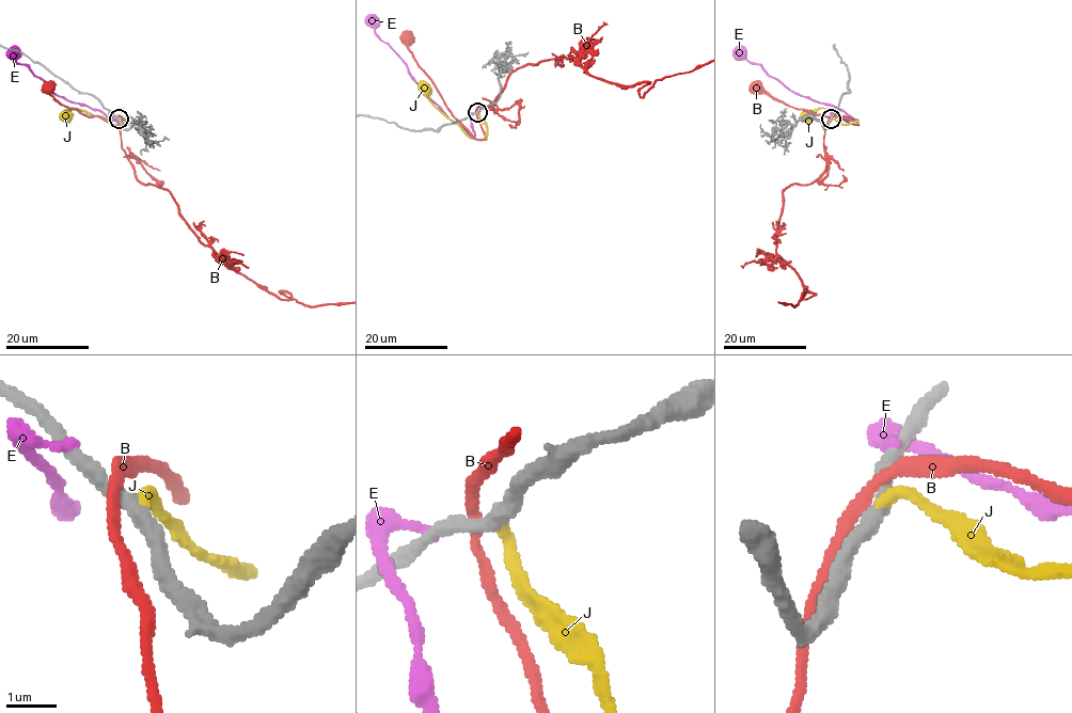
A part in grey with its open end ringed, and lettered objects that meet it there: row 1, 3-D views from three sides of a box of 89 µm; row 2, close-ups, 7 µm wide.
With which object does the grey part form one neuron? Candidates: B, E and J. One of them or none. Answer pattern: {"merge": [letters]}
{"merge": ["J"]}

